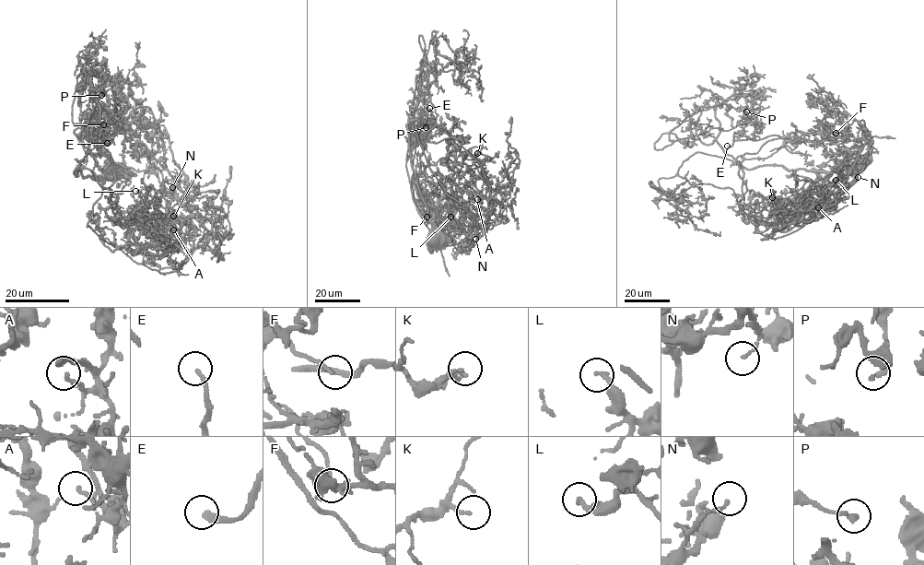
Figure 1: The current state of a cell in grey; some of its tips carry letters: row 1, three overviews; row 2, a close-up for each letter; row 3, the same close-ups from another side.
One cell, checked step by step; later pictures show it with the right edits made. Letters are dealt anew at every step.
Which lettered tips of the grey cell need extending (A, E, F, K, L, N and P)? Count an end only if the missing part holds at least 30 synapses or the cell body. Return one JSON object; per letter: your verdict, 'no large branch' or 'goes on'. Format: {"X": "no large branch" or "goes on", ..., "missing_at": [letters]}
{"A": "no large branch", "E": "no large branch", "F": "no large branch", "K": "no large branch", "L": "no large branch", "N": "no large branch", "P": "no large branch", "missing_at": []}

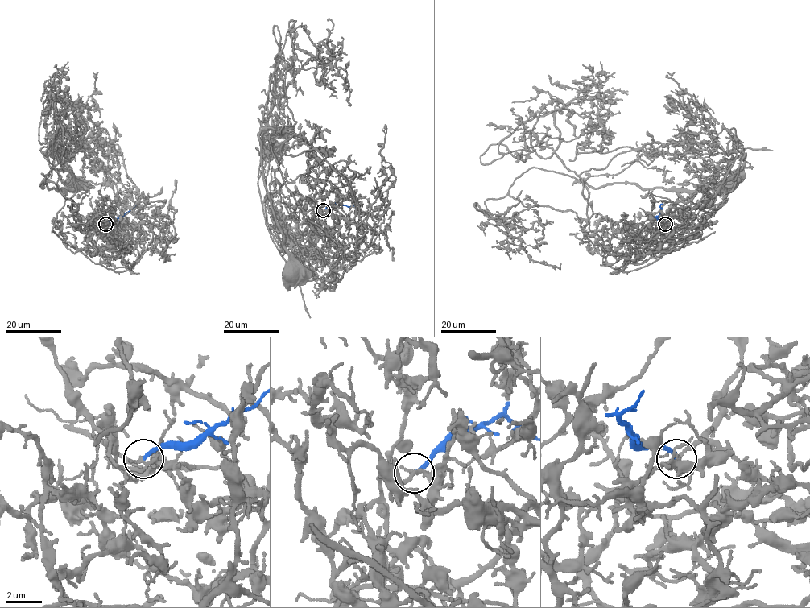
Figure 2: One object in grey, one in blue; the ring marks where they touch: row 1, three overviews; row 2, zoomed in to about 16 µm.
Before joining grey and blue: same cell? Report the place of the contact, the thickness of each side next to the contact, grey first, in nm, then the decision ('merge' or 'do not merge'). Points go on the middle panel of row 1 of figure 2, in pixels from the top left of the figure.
(323, 210) | 200/240 nm | do not merge

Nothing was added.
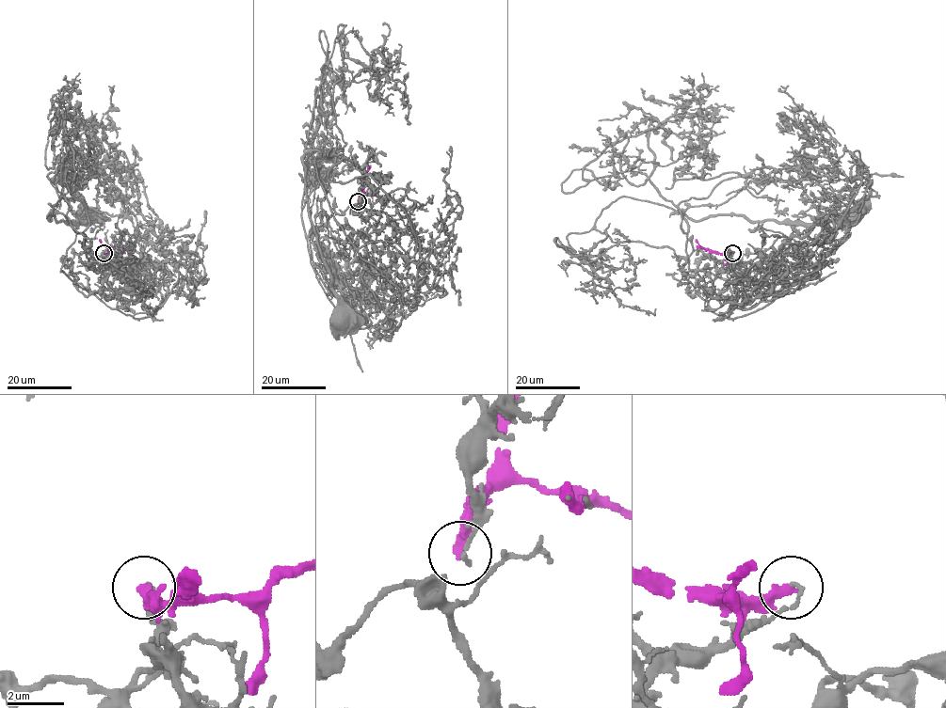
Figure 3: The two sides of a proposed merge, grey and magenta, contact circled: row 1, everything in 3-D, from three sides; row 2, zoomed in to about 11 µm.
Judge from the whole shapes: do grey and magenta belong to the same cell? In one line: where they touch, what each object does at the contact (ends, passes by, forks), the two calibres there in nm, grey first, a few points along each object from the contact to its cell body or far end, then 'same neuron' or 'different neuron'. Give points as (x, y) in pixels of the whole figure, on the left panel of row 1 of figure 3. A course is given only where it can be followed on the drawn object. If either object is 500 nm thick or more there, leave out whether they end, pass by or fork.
at (104, 253); grey ends there; magenta ends there; 130 nm thick on the grey side, 360 nm on the other; grey runs (104, 253), (136, 287), (117, 307), (151, 315), (157, 291), (60, 271), (76, 231), (48, 219), (87, 221); magenta runs (104, 253), (106, 255), (109, 249), (100, 239); different neuron

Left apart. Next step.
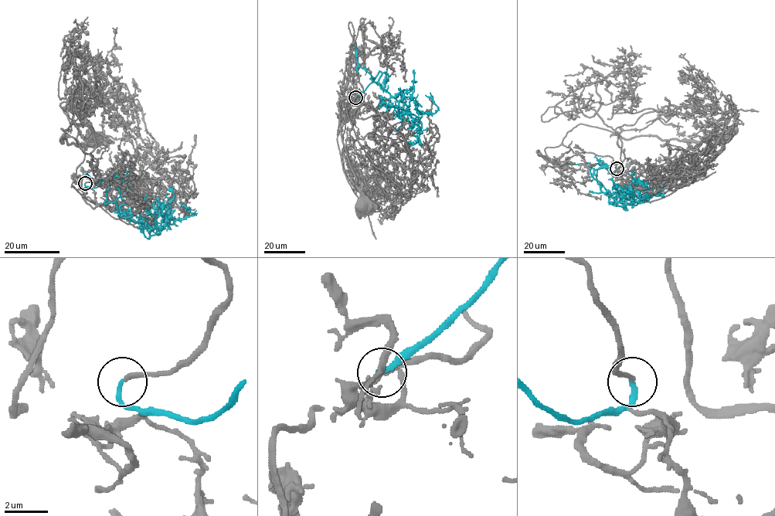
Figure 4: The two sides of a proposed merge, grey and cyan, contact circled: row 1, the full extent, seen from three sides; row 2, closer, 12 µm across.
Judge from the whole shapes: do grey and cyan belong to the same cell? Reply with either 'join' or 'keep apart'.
join

